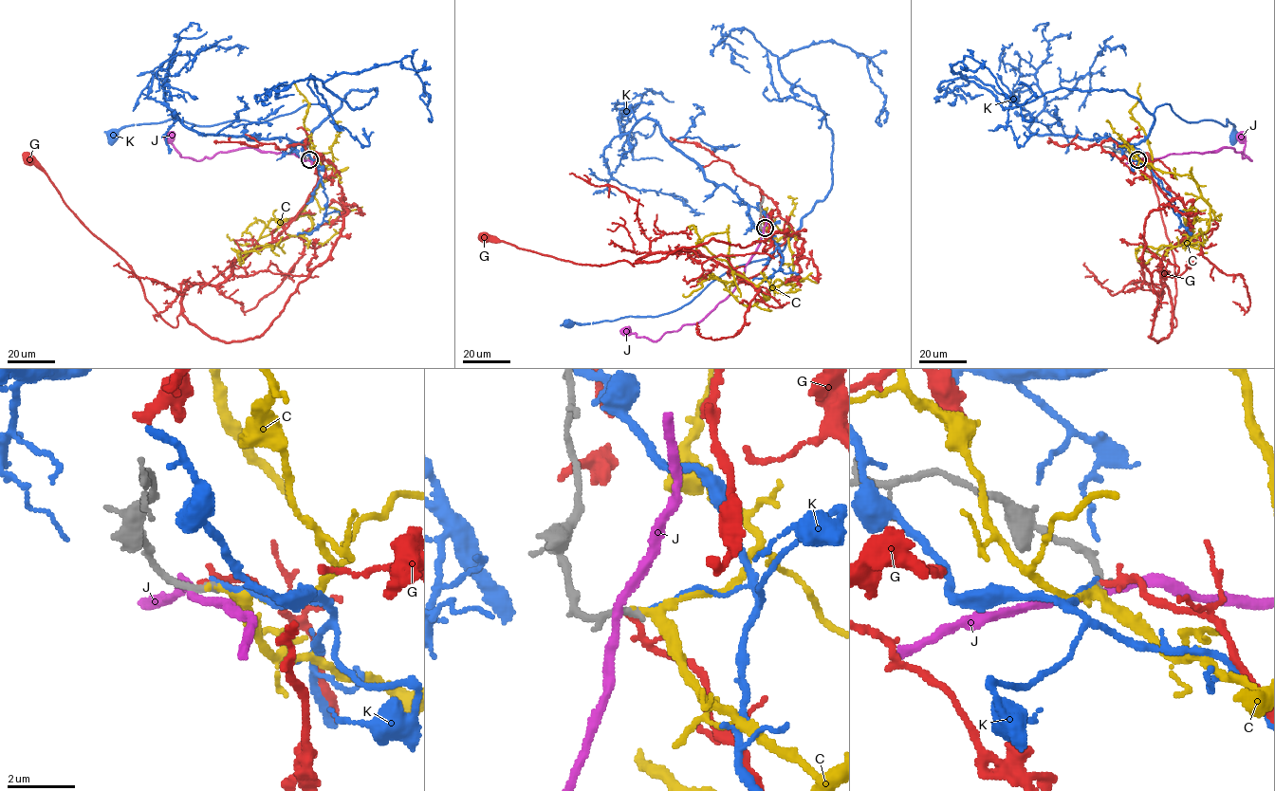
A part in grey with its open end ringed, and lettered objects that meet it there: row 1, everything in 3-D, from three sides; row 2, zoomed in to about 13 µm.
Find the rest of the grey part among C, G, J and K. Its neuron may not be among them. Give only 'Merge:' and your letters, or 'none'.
Merge: C

